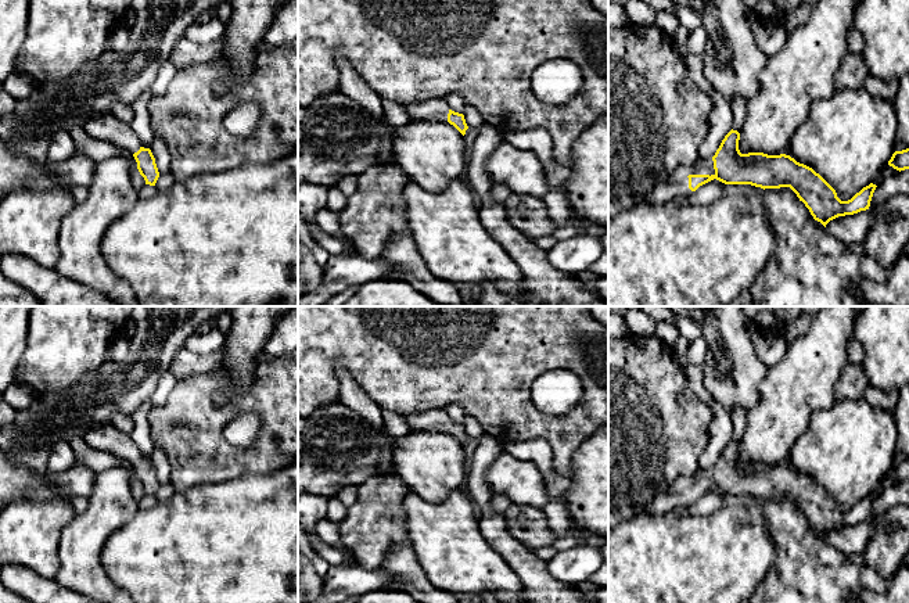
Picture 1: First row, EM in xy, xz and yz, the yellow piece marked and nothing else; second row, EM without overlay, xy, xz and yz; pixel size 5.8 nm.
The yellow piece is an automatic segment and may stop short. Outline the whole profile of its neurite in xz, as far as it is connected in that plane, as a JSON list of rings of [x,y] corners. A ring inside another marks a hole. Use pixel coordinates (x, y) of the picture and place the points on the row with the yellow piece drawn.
[[[430,98],[425,101],[407,101],[403,103],[410,121],[438,121],[449,122],[453,125],[463,136],[468,129],[464,115],[450,110],[445,98]]]

